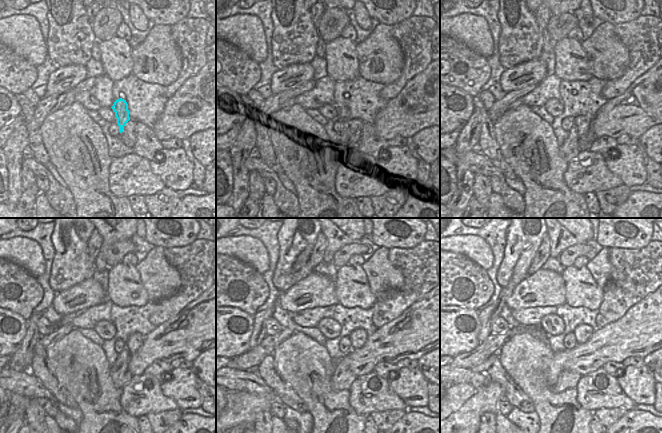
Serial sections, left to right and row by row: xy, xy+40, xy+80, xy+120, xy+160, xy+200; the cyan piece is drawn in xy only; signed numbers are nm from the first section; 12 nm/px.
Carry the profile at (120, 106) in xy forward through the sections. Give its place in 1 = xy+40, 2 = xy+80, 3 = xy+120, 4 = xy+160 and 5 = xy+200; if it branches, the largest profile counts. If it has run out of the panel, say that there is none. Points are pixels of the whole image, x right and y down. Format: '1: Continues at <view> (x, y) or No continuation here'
1: Continues at xy+40 (345, 151)
2: Continues at xy+80 (569, 151)
3: Continues at xy+120 (120, 374)
4: Continues at xy+160 (342, 379)
5: Continues at xy+200 (567, 380).

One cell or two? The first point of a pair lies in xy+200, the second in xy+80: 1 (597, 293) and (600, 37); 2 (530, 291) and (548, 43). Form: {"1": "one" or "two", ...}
{"1": "two", "2": "two"}

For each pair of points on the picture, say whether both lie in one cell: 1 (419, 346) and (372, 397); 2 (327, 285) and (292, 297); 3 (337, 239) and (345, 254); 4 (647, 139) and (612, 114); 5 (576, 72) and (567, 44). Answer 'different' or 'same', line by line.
1: different
2: same
3: different
4: different
5: same

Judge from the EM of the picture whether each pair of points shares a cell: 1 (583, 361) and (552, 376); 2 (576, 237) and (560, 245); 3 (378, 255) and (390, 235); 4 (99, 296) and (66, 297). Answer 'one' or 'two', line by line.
1: one
2: one
3: two
4: one

